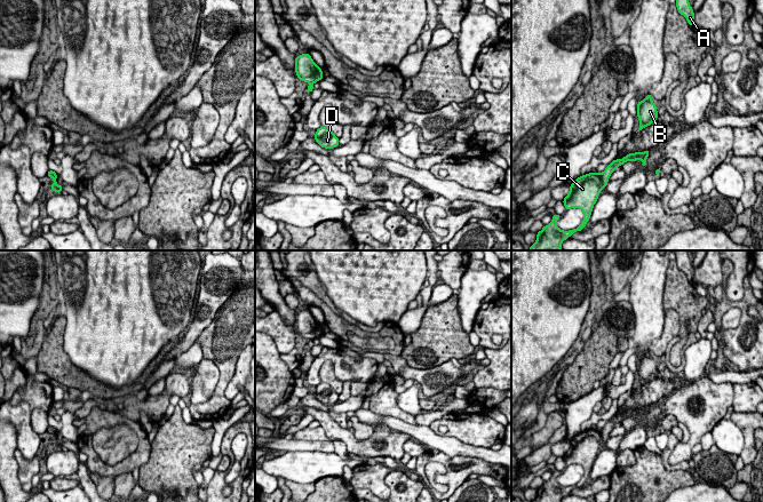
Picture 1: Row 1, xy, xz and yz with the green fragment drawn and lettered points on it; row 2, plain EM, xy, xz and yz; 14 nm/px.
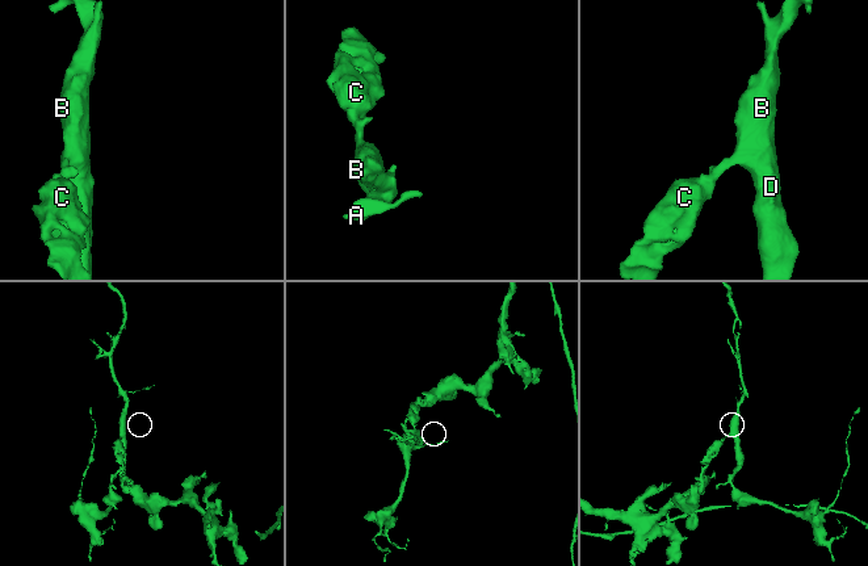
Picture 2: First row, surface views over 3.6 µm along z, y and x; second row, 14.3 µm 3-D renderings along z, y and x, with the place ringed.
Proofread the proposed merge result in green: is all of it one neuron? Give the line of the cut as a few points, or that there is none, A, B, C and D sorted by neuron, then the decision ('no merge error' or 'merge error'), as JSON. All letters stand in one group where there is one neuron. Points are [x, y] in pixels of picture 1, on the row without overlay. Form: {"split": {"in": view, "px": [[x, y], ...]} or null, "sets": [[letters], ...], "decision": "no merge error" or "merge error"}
{"split": {"in": "yz", "px": [[595, 429], [601, 436], [602, 444]]}, "sets": [["A", "B", "D"], ["C"]], "decision": "merge error"}

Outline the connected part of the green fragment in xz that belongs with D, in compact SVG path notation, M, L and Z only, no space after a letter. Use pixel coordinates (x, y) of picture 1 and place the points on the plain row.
M323 382L316 387L315 397L324 405L339 403L339 393L329 384Z

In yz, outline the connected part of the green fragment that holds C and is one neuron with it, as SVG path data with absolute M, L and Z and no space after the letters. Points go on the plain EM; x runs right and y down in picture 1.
M589 429L578 433L571 441L563 460L565 465L579 464L583 468L583 476L577 485L569 487L561 486L556 478L561 471L553 471L553 476L537 489L537 496L531 502L562 502L574 488L582 487L590 475L594 461L602 447L602 436L596 429Z

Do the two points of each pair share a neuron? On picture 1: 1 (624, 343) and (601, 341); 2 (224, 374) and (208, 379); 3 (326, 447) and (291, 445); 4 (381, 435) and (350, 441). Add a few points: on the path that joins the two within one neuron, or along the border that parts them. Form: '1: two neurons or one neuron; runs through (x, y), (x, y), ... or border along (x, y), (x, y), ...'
1: two neurons; border along (627, 337), (619, 340), (617, 351)
2: two neurons; border along (204, 356), (219, 371), (219, 382), (207, 399)
3: one neuron; runs through (317, 446), (300, 445)
4: one neuron; runs through (373, 440), (370, 444), (358, 444)

